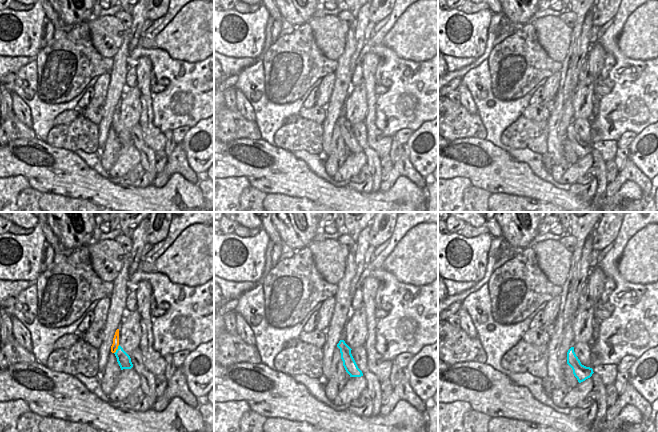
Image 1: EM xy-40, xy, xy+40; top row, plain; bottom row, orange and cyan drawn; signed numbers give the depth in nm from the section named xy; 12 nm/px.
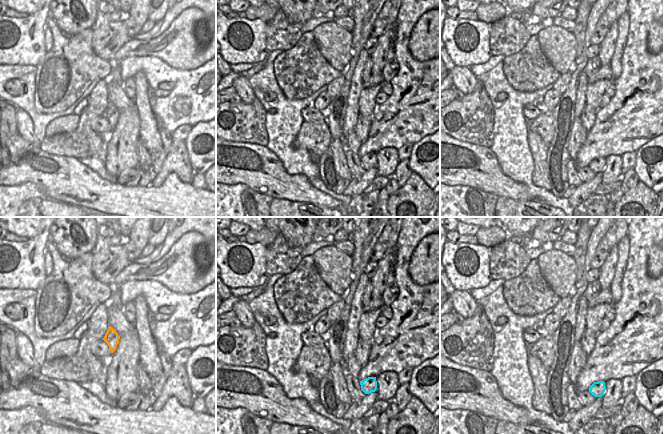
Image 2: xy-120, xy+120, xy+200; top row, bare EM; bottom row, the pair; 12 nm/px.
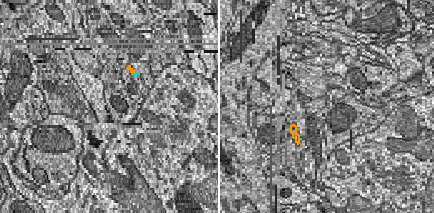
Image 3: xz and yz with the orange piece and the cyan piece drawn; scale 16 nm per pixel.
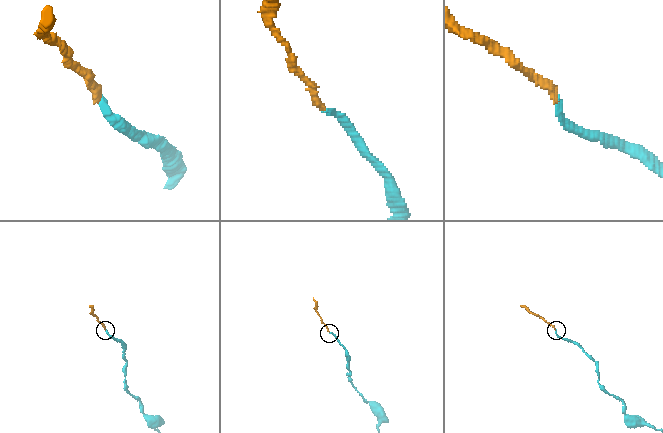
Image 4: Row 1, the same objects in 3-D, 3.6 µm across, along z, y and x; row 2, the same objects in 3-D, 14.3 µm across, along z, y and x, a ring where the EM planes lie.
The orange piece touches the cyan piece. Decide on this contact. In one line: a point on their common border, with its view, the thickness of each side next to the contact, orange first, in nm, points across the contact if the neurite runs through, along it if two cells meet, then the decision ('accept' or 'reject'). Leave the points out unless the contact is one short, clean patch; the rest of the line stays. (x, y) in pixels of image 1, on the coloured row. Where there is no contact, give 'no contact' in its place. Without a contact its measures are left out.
meets orange in xy-40 at (117, 348); 90 nm thick on the orange side, 160 nm on the other; runs through xy-40 (114, 347), (117, 348), (123, 359); accept

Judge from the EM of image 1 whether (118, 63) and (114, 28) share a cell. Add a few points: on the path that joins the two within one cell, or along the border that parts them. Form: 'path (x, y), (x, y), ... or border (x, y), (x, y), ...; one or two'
border (126, 29), (121, 46), (111, 58); two

